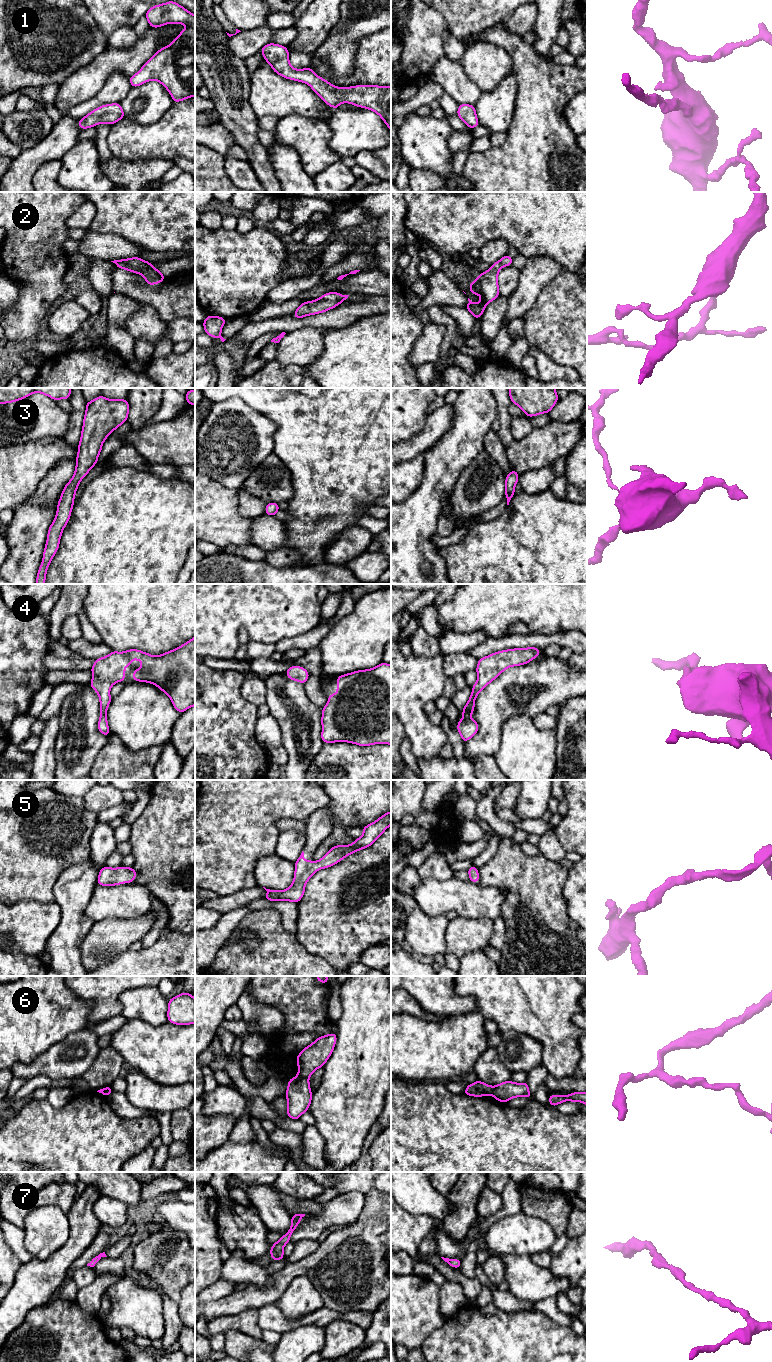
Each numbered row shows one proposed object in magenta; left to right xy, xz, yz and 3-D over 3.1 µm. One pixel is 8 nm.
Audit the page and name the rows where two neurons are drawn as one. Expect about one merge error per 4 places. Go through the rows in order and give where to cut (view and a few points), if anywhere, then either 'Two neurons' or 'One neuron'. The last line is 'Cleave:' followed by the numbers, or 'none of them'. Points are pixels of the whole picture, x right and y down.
1: No split. One neuron
2: No split. One neuron
3: No split. One neuron
4: No split. One neuron
5: No split. One neuron
6: Split along xz (298, 1074), (307, 1078). Two neurons
7: No split. One neuron
Cleave: 6

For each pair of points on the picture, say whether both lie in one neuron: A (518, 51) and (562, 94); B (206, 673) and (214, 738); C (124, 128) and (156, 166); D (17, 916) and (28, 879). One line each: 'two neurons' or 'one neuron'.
A: one neuron
B: one neuron
C: two neurons
D: two neurons

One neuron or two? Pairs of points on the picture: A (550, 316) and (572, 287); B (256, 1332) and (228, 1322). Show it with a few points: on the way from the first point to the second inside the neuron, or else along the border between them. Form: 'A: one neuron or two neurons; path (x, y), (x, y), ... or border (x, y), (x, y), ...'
A: one neuron; path (557, 309), (572, 294)
B: one neuron; path (249, 1325), (246, 1322), (235, 1322)

